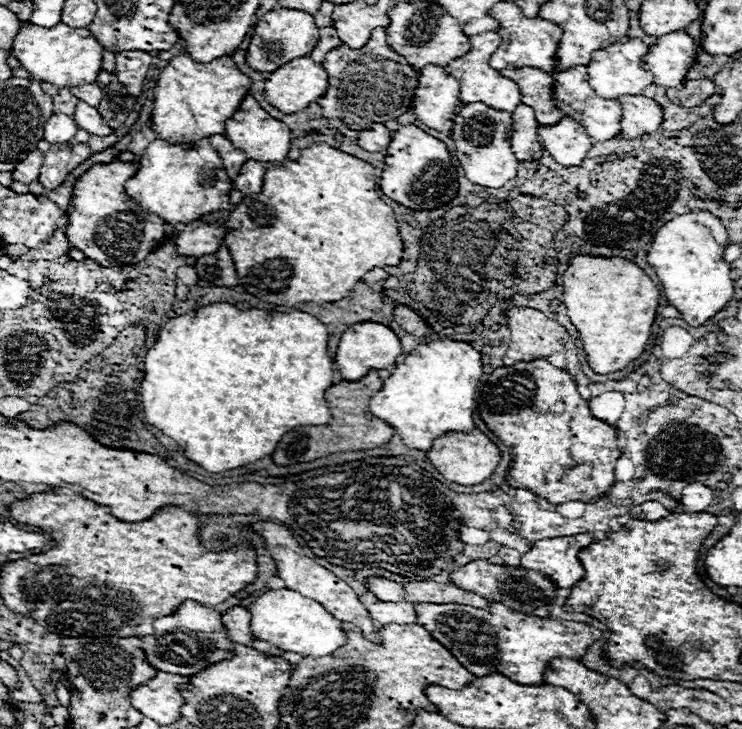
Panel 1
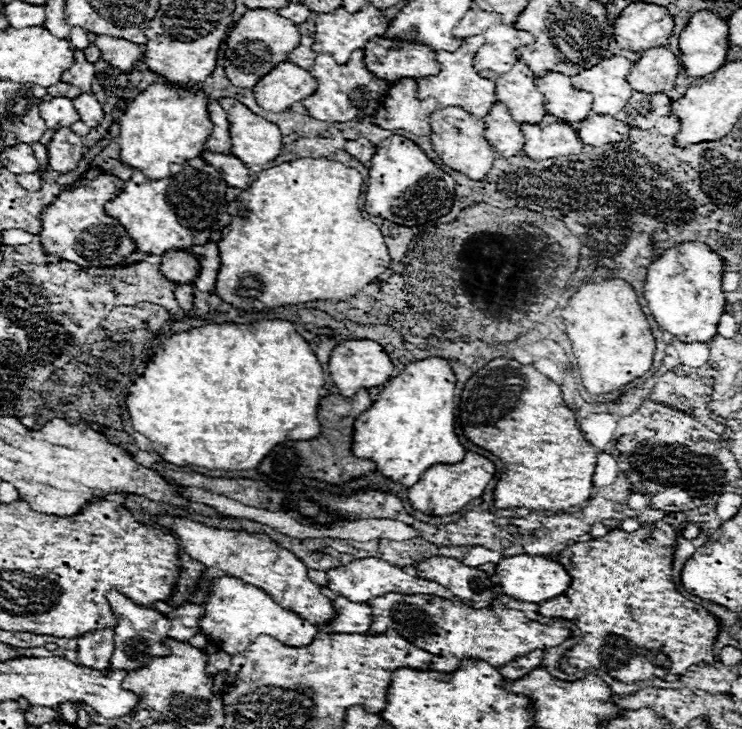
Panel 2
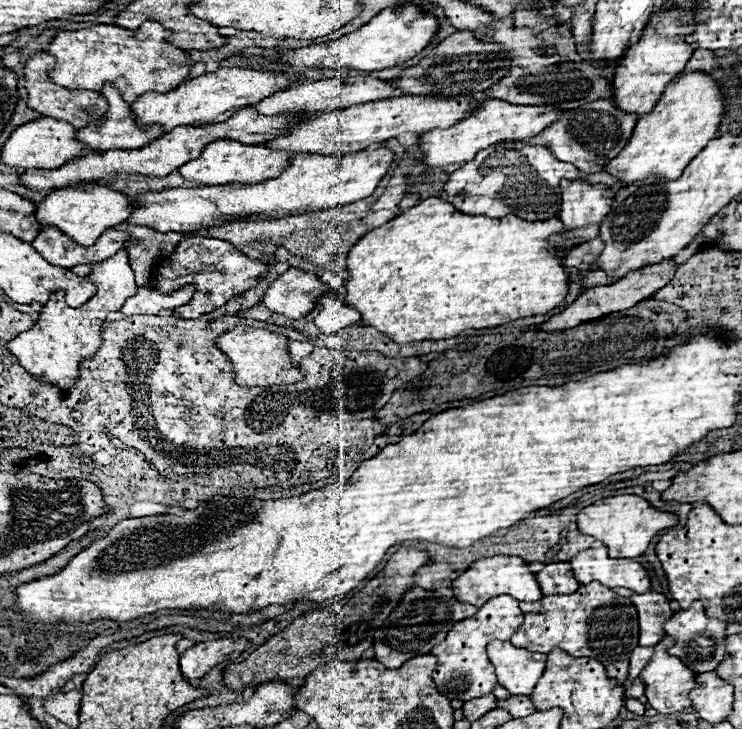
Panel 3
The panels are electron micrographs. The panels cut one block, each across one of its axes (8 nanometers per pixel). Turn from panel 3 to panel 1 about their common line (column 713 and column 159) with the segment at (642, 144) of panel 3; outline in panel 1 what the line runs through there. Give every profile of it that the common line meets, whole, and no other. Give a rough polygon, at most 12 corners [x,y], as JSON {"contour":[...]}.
{"contour":[[174,56],[150,128],[174,146],[224,134],[250,80],[230,56]]}

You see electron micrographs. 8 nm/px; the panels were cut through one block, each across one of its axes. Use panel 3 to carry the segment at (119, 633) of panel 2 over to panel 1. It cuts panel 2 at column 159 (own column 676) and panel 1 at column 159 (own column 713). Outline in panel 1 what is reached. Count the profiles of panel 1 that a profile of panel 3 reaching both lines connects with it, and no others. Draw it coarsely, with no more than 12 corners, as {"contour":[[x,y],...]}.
{"contour":[[184,600],[158,618],[144,656],[190,676],[232,656],[220,612]]}

